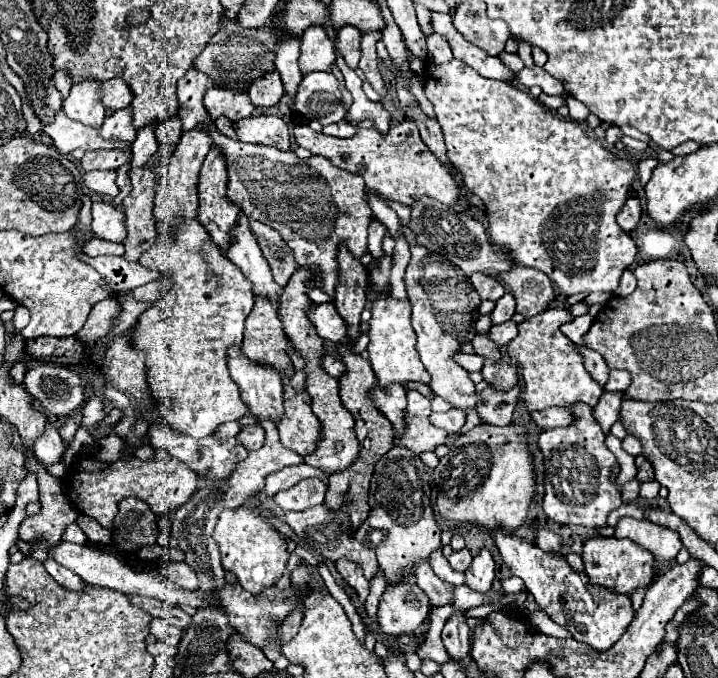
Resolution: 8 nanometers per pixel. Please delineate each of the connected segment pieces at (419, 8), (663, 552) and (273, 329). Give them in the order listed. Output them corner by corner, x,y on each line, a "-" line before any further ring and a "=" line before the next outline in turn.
418,3
416,5
416,13
418,13
418,23
420,23
422,33
426,33
426,37
430,37
434,33
434,29
430,27
430,11
422,3
=
620,517
618,525
614,527
614,537
628,537
648,549
656,559
664,561
672,561
682,547
682,541
674,529
656,525
648,519
=
256,297
254,309
246,319
246,331
242,349
252,361
274,365
278,371
290,375
292,361
288,355
288,337
282,321
278,319
278,305
270,303
268,297

